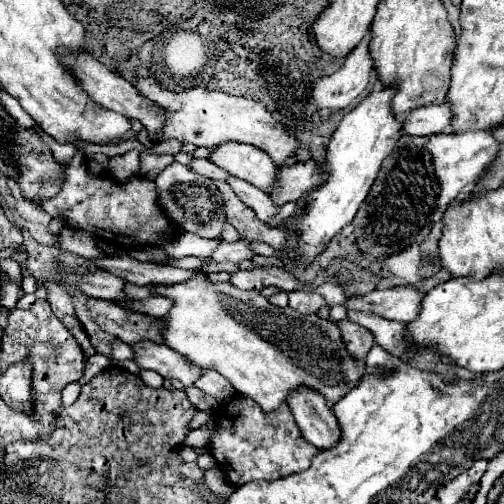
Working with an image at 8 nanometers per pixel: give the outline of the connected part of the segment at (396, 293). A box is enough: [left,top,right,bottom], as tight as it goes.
[348,286,424,324]

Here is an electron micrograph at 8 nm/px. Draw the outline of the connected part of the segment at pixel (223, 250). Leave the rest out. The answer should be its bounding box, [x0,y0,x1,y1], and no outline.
[212,242,256,262]

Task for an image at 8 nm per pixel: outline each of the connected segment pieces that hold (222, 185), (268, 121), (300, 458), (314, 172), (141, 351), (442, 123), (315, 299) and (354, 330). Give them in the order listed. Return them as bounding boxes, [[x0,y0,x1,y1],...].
[[214,182,286,250],[136,68,298,164],[210,394,318,488],[268,160,324,206],[130,340,202,386],[402,104,452,136],[288,290,326,314],[338,320,374,358]]

